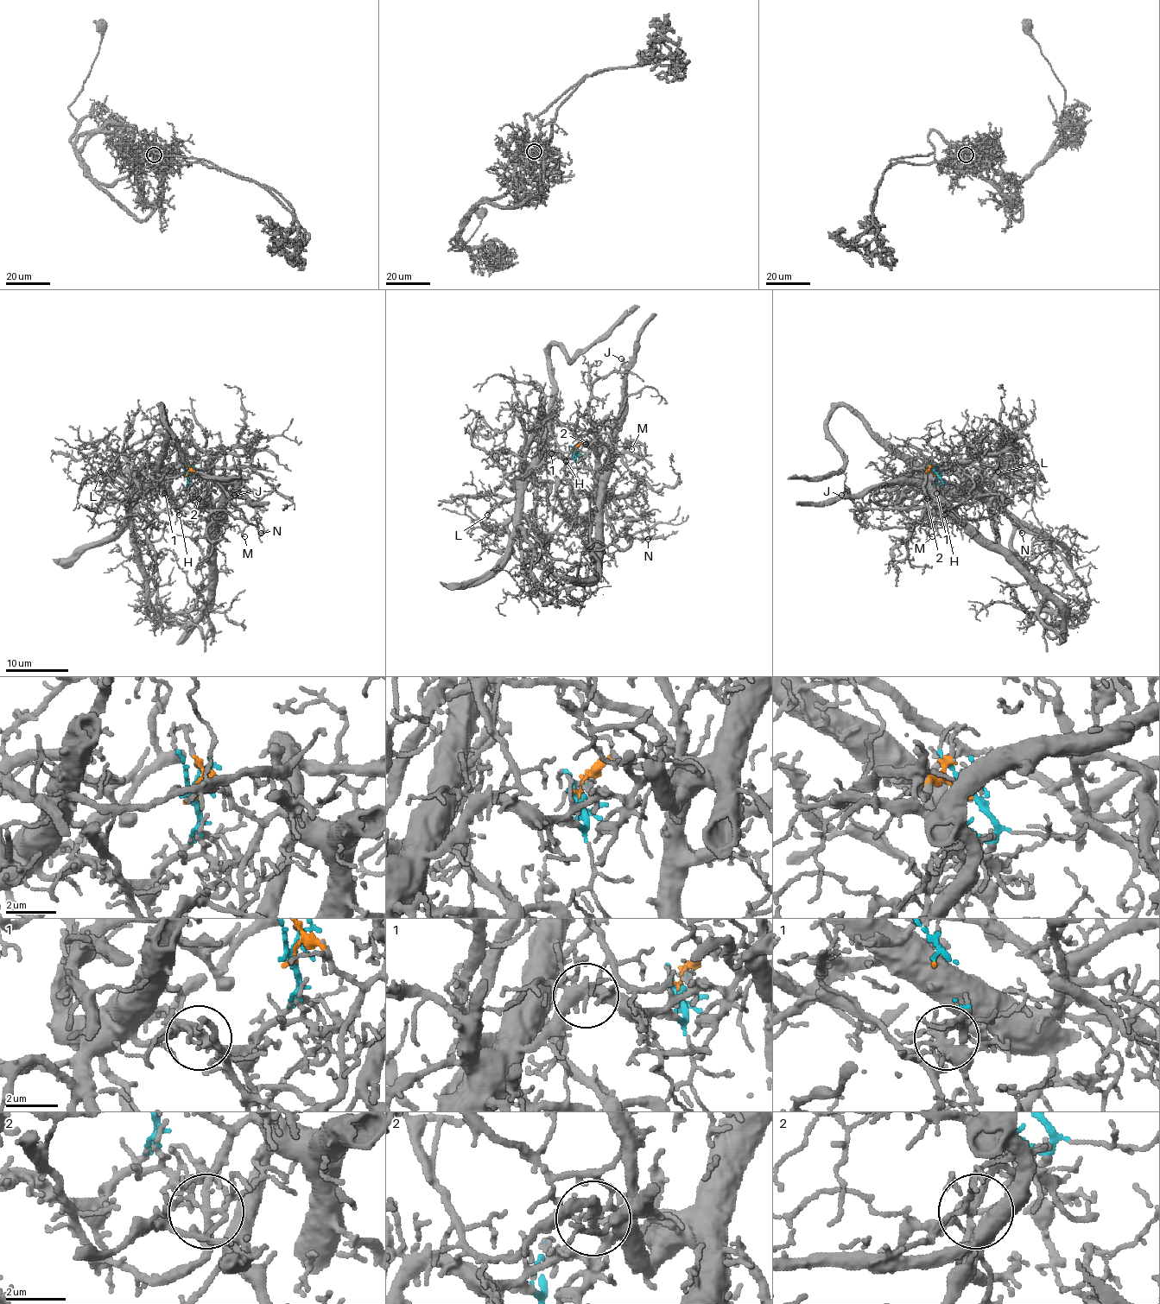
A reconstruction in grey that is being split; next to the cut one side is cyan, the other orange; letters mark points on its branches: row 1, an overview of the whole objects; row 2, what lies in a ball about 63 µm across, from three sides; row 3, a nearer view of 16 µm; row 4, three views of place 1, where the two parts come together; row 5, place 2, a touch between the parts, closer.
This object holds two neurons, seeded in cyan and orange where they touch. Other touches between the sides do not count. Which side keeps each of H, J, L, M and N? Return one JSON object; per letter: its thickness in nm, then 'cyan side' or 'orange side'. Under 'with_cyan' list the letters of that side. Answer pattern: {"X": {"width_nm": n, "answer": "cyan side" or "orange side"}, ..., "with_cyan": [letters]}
{"H": {"width_nm": 80, "answer": "cyan side"}, "J": {"width_nm": 150, "answer": "orange side"}, "L": {"width_nm": 120, "answer": "cyan side"}, "M": {"width_nm": 130, "answer": "orange side"}, "N": {"width_nm": 110, "answer": "orange side"}, "with_cyan": ["H", "L"]}

